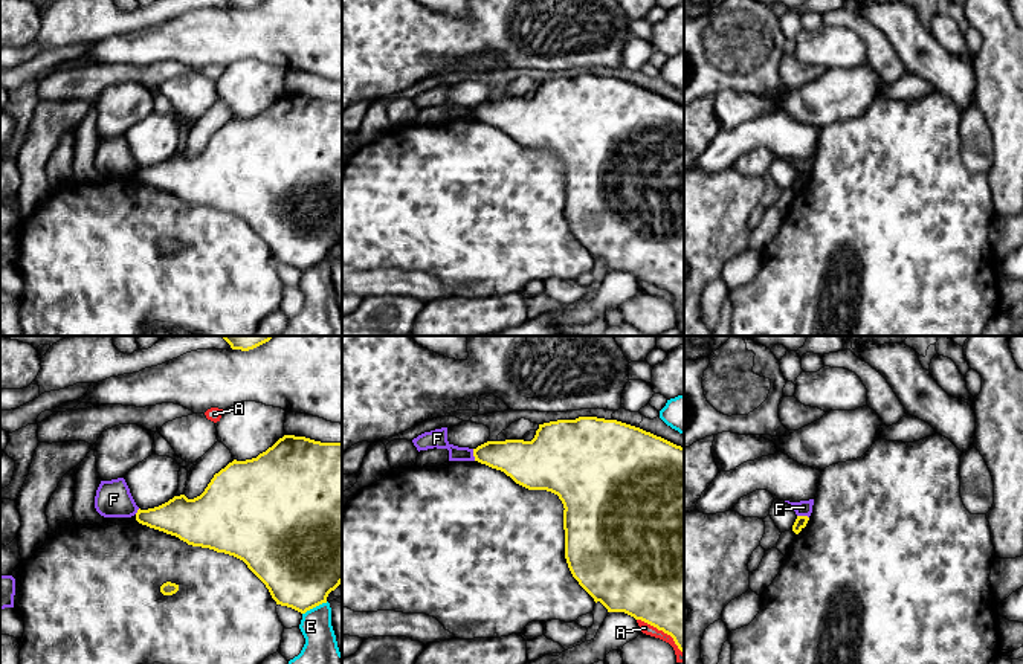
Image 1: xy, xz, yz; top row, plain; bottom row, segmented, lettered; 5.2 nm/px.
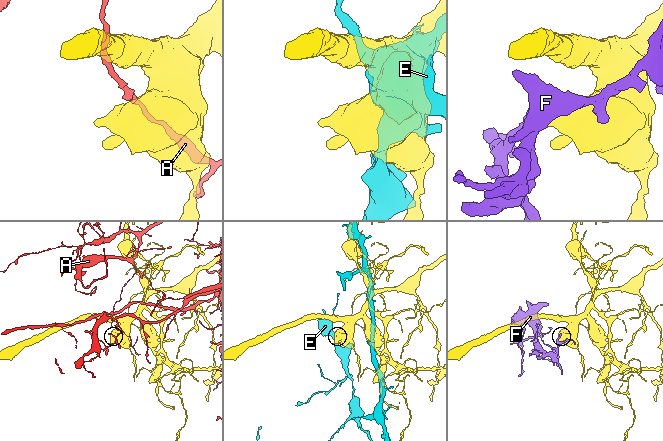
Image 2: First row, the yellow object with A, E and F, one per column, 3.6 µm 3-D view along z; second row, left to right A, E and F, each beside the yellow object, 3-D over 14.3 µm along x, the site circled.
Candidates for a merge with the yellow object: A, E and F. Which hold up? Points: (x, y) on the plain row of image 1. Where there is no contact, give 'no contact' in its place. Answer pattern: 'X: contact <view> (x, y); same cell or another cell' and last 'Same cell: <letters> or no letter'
A: contact xz (663, 289); another cell
E: contact xy (315, 264); another cell
F: contact xz (474, 113); another cell
Same cell: no letter

